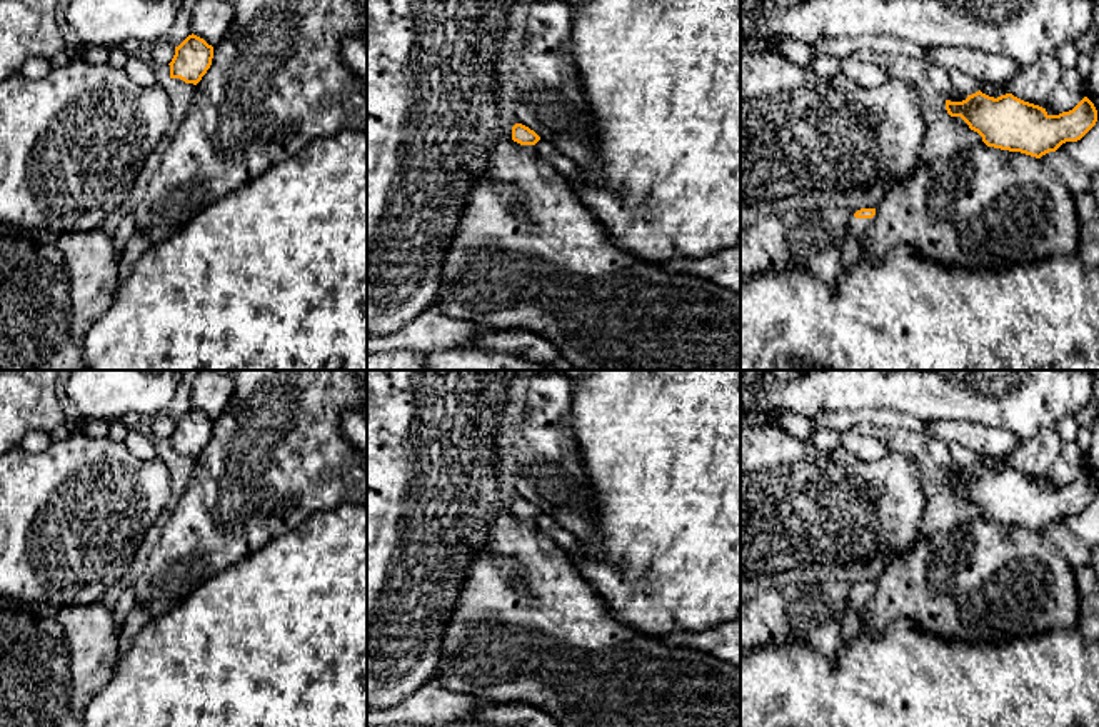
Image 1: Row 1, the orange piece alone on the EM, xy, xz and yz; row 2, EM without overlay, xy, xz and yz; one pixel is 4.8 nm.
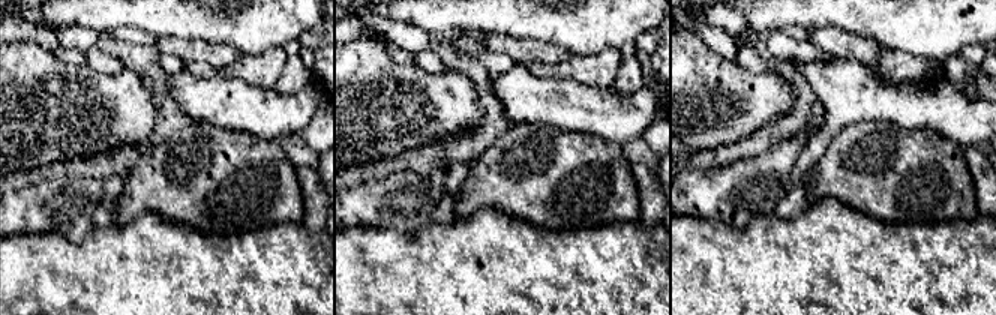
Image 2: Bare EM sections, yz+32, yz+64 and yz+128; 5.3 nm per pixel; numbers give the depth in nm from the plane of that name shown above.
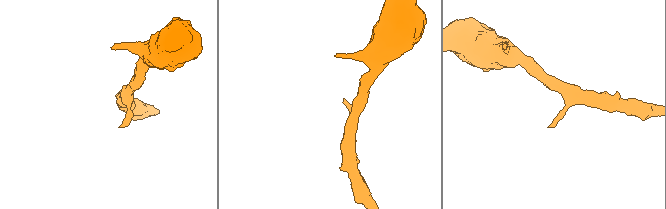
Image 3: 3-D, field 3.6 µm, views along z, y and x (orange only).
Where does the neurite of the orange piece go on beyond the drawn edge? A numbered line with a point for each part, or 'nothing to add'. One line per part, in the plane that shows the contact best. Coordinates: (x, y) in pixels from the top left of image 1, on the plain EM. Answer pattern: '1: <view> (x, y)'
1: yz (856, 601)

